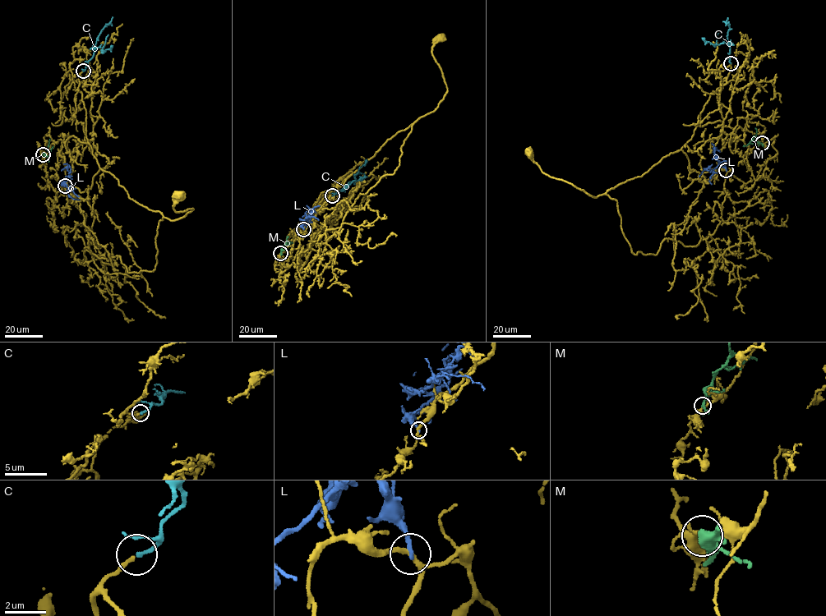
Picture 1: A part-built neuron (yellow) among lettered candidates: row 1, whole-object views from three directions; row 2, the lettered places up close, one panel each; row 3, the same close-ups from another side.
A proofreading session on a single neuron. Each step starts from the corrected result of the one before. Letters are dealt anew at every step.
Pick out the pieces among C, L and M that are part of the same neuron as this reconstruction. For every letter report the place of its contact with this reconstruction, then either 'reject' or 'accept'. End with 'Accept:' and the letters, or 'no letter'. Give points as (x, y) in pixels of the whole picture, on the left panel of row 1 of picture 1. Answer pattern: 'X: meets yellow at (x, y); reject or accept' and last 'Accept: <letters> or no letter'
C: meets yellow at (83, 71); accept
L: meets yellow at (65, 186); reject
M: meets yellow at (43, 154); reject
Accept: C

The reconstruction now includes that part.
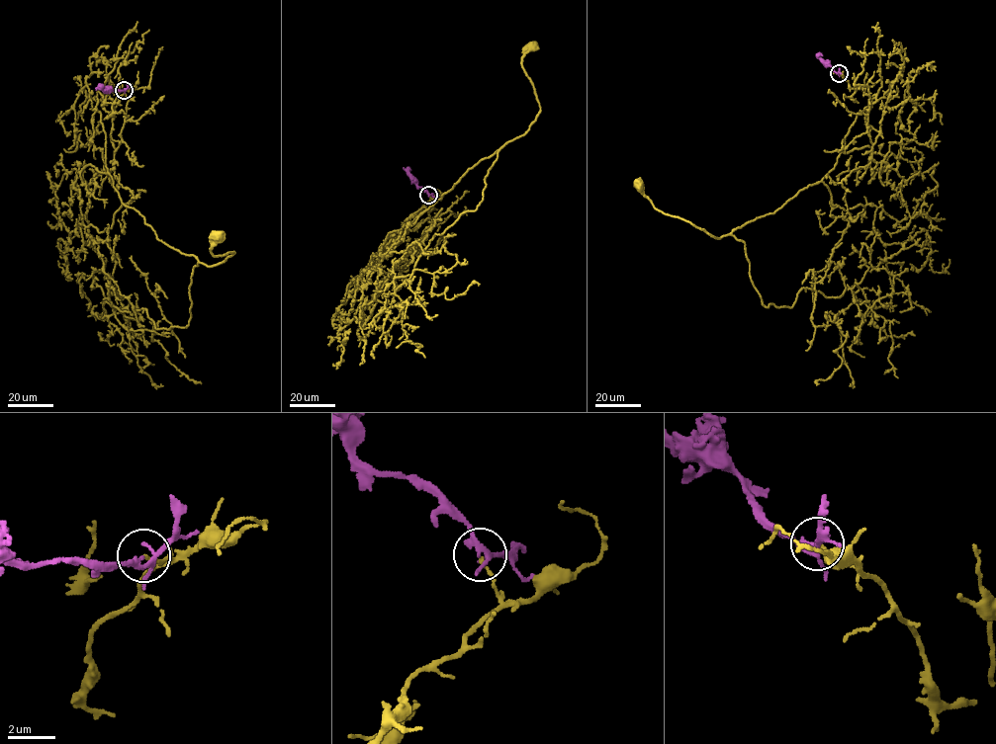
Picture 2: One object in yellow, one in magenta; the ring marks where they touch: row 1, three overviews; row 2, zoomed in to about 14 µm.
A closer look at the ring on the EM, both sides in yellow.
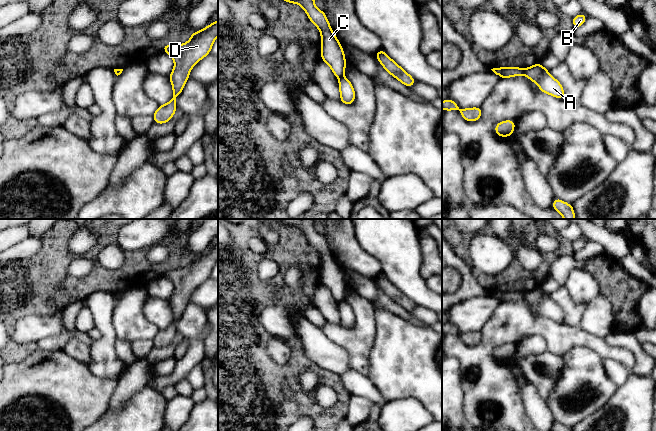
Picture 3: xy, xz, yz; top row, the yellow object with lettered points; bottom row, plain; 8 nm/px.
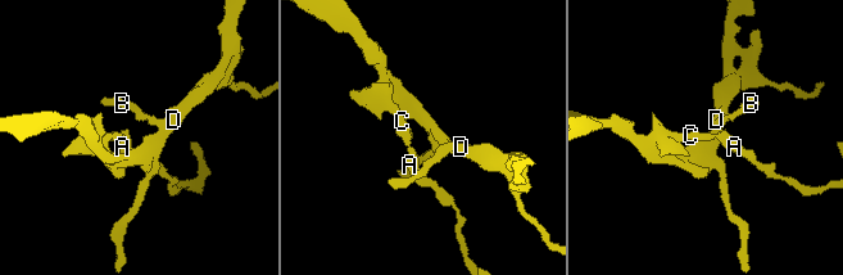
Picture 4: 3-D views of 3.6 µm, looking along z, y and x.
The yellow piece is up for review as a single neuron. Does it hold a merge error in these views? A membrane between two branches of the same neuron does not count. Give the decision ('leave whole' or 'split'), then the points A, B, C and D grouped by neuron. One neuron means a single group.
split; A / B C D

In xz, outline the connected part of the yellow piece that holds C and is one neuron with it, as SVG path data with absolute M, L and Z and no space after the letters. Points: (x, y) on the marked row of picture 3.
M314 0L284 1L299 4L305 10L309 20L321 32L321 60L330 66L338 79L344 77L345 66L347 65L344 50L327 20L327 15L315 6Z

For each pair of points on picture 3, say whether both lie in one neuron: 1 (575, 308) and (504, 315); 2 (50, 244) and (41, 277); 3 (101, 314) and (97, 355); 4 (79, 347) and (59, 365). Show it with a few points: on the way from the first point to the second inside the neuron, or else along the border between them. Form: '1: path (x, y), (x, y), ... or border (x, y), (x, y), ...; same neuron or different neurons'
1: path (566, 327), (544, 327), (524, 323); same neuron
2: path (50, 252), (48, 269); same neuron
3: path (104, 324), (105, 345); same neuron
4: border (62, 350), (86, 365); different neurons

